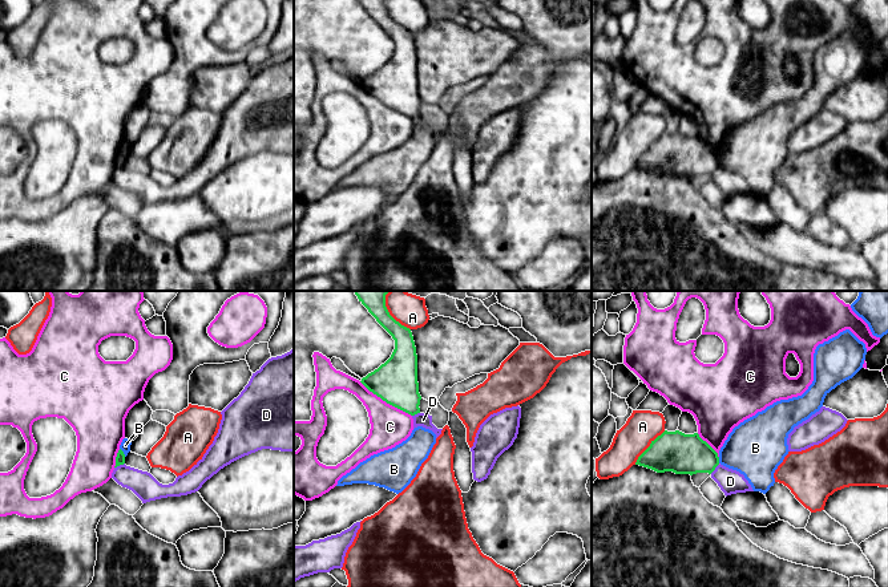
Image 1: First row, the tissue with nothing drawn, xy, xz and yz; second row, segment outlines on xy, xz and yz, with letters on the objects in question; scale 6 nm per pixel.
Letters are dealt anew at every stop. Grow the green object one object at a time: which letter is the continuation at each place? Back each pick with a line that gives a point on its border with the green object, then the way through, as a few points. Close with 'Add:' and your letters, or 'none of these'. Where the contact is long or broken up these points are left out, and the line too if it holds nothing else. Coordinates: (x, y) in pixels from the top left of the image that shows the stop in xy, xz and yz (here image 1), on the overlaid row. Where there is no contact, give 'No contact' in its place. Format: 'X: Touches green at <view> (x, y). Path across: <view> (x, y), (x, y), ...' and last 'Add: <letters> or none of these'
Add: none of these

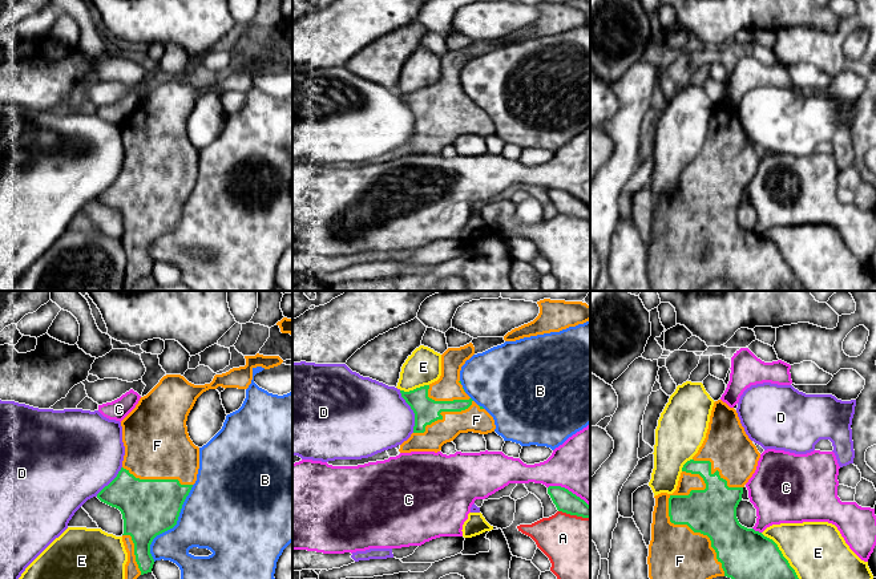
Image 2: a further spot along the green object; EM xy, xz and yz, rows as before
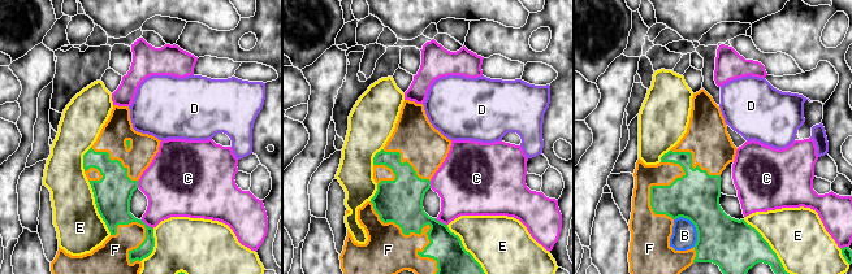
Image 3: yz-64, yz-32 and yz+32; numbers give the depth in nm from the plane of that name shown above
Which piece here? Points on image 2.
F: Touches green at yz (669, 515)
Add: F

